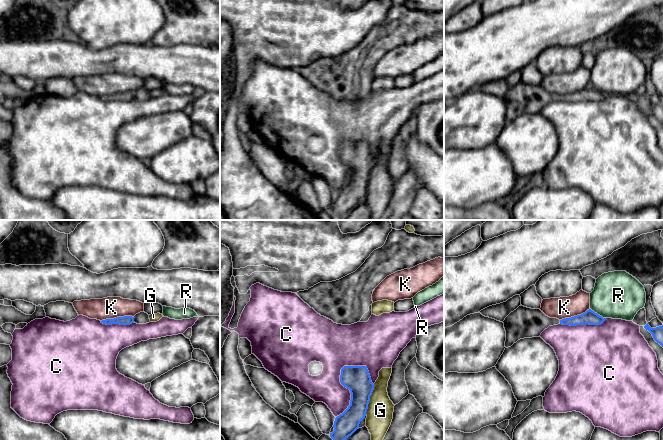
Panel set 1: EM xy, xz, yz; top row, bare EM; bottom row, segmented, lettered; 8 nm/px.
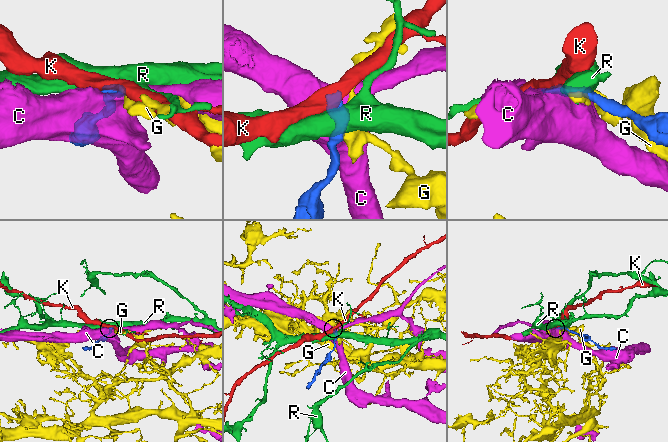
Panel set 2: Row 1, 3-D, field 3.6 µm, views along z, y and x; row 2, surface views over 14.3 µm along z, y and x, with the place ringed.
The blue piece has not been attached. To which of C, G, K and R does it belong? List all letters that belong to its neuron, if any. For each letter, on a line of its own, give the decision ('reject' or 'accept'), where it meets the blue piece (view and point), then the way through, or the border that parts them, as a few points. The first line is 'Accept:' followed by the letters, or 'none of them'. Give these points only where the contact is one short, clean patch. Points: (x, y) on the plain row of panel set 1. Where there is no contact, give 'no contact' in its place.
Accept: none of them
C: reject; meets blue in xz at (340, 157)
G: reject; meets blue in xz at (369, 175)
K: reject; meets blue in xy at (117, 93); border along xy (133, 92), (117, 92), (101, 97)
R: reject; meets blue in yz at (597, 90); border along yz (590, 84), (605, 94)

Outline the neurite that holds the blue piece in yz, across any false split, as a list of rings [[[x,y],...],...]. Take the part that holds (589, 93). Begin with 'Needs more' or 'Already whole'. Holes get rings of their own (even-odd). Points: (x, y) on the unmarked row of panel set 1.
Needs more. [[[519,82],[503,97],[506,107],[505,123],[511,123],[520,115],[539,113],[549,102],[553,101],[601,101],[606,94],[591,85],[581,91],[559,96],[546,92],[540,85]]]

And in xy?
Already whole. [[[124,92],[124,93],[117,93],[114,95],[106,95],[106,96],[102,96],[101,99],[106,101],[112,101],[112,100],[130,101],[134,99],[134,93]]]

